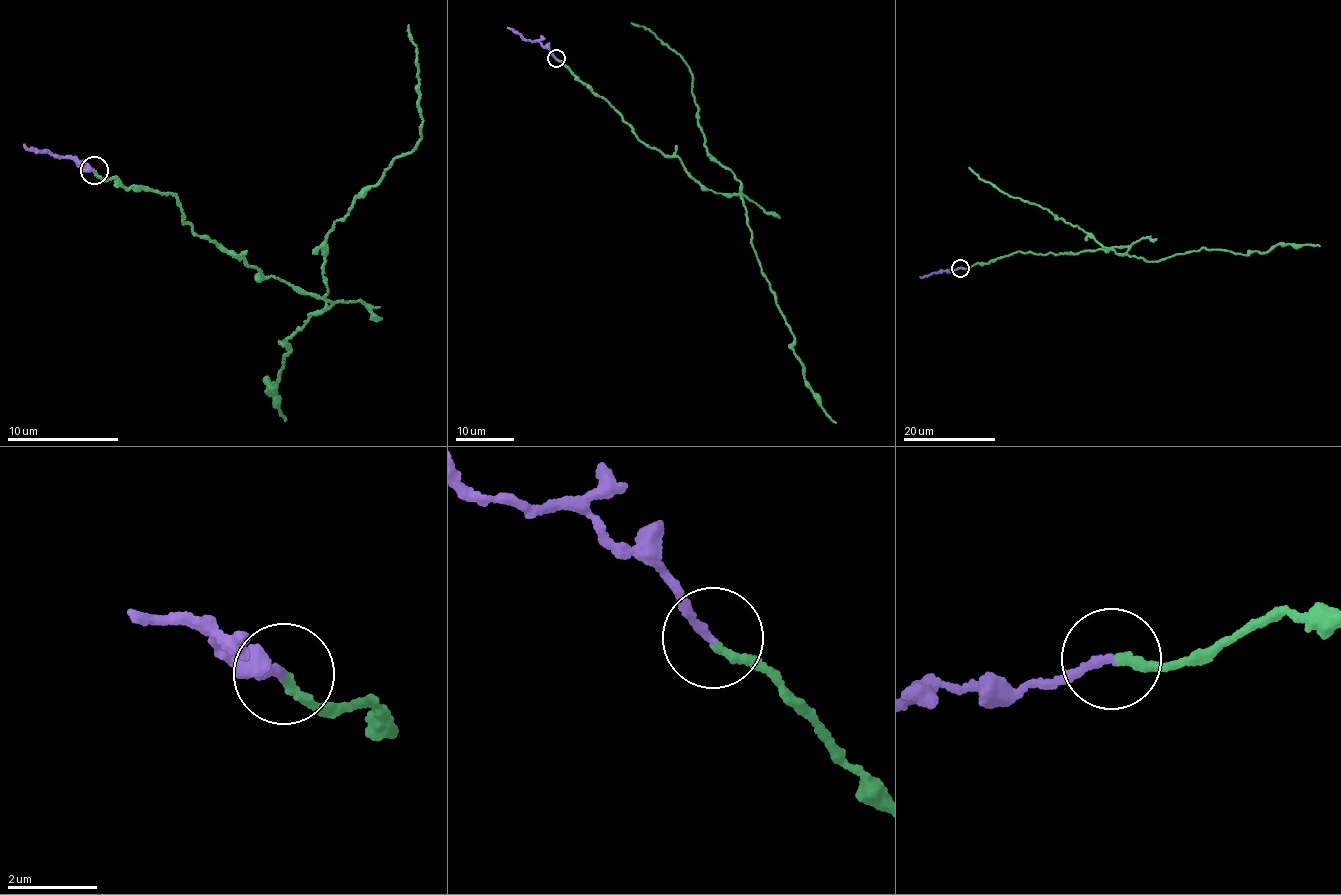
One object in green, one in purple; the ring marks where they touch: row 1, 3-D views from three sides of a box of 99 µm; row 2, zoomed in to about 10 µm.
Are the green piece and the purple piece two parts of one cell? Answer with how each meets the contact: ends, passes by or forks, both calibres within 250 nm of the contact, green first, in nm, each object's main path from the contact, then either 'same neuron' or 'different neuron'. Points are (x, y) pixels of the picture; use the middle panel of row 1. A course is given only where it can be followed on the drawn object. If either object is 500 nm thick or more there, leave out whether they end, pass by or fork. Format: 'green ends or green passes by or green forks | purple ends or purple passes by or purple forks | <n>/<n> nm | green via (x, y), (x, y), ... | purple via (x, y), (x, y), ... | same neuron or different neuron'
green ends | purple ends | 200/160 nm | green via (556, 58), (639, 140), (678, 157), (705, 188), (746, 196), (759, 265), (807, 386), (836, 422) | purple via (556, 58), (538, 41), (524, 40), (507, 27) | different neuron

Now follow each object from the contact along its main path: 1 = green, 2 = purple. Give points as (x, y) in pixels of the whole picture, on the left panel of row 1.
1: (94, 171), (172, 193), (194, 234), (326, 299), (280, 345), (289, 347), (268, 395), (272, 386), (286, 421)
2: (94, 171), (74, 158), (47, 154), (25, 143)

